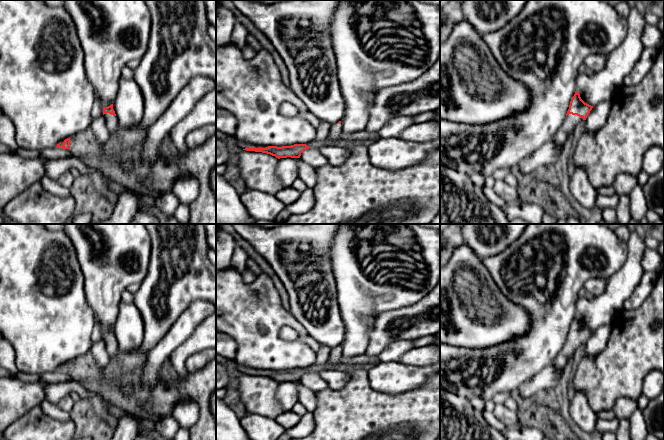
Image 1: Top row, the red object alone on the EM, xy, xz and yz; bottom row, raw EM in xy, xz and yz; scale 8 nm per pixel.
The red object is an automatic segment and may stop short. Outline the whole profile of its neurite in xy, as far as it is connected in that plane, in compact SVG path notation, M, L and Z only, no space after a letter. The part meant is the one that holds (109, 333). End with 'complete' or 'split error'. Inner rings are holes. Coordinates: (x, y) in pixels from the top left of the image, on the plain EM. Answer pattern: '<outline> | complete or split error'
M113 328L103 332L103 340L105 341L106 350L110 358L115 357L118 351L118 342L113 333Z | split error

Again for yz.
M575 315L575 318L570 325L565 344L558 353L557 358L552 363L560 374L563 373L563 370L574 351L580 345L586 344L592 332L593 330L585 327L581 323L580 318Z | split error

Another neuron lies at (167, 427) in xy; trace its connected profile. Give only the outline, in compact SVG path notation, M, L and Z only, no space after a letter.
M172 416L160 418L154 425L155 431L167 440L174 440L180 428L178 421Z

